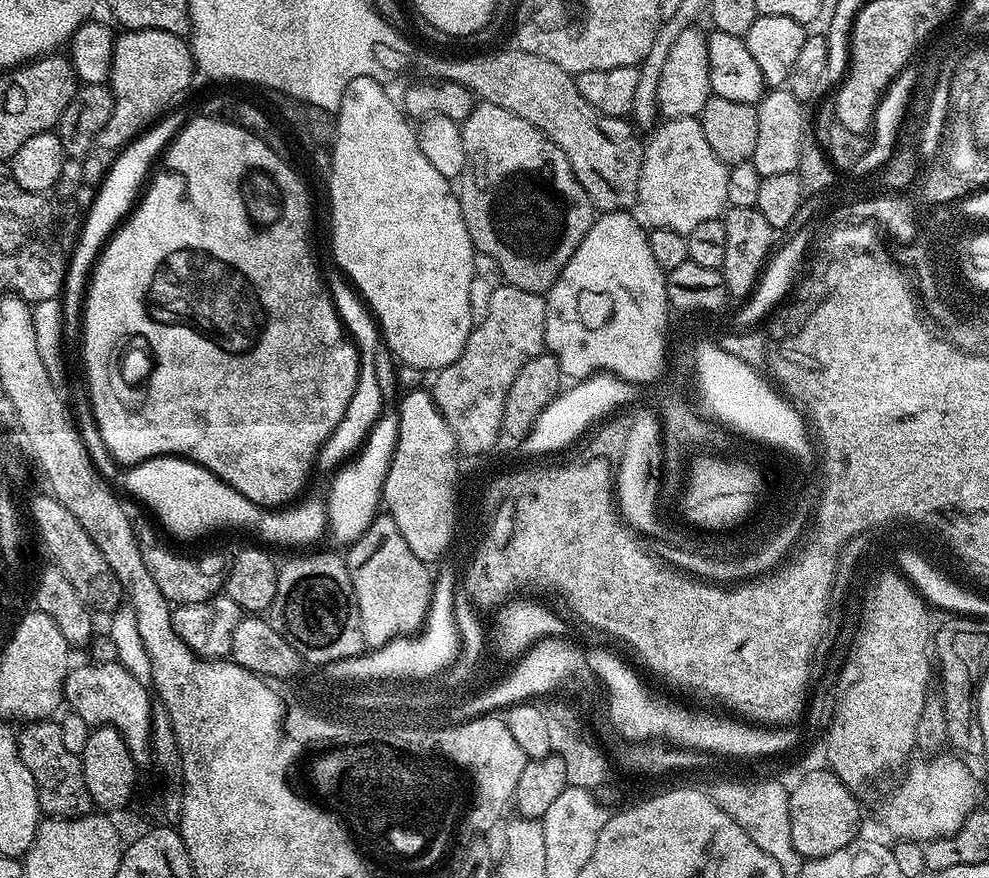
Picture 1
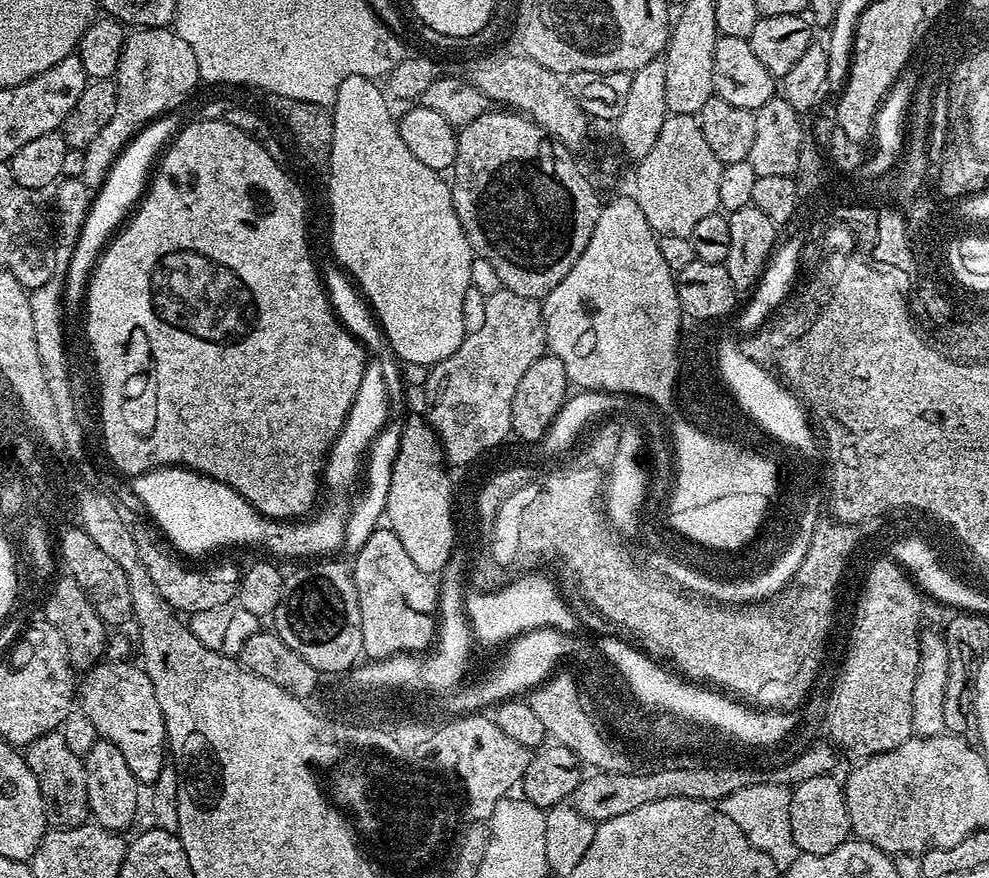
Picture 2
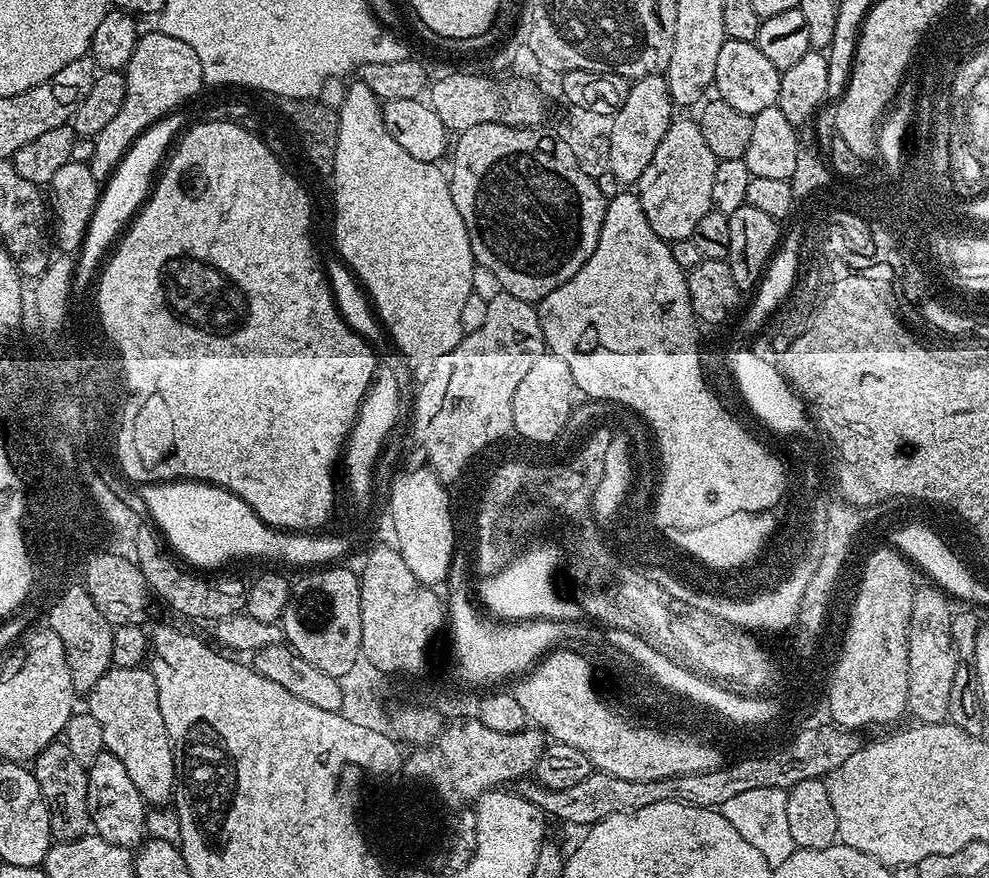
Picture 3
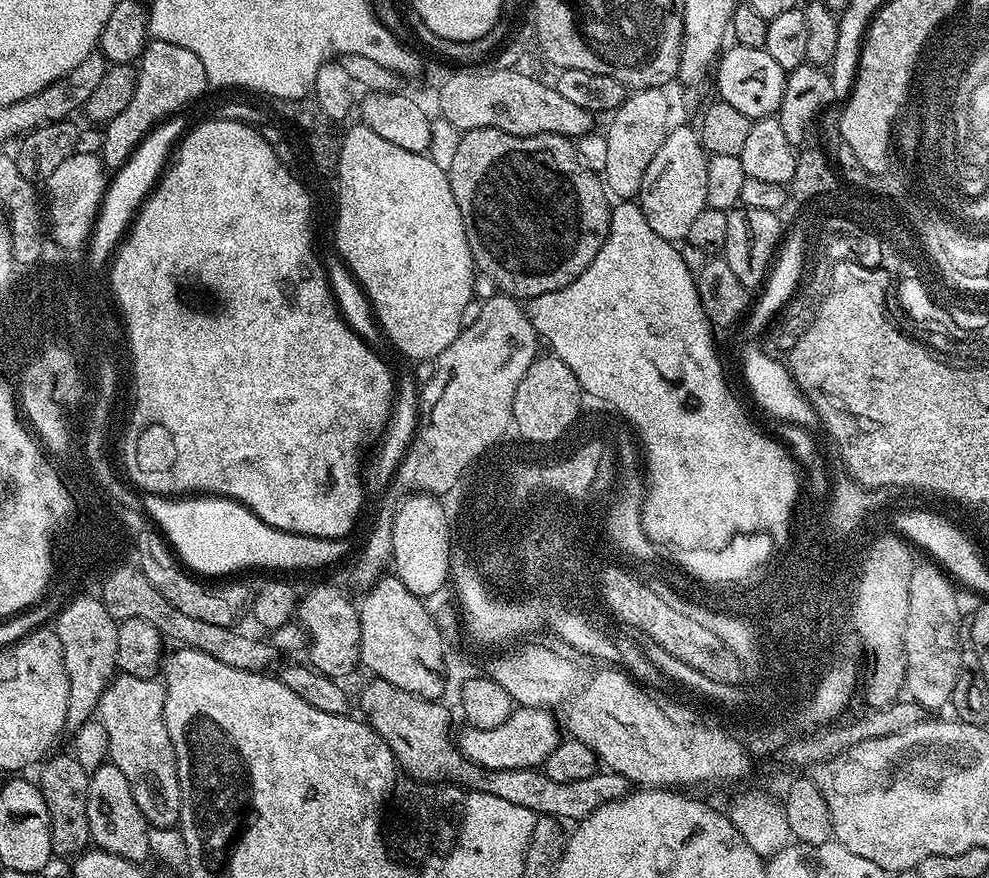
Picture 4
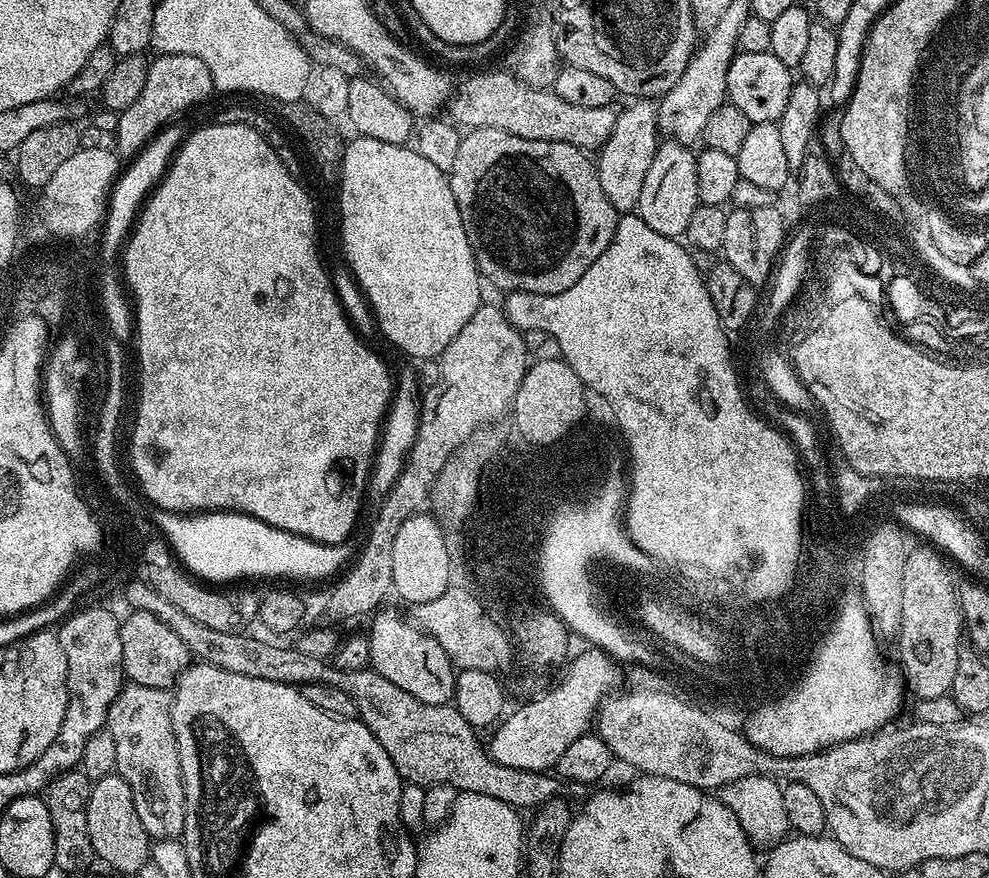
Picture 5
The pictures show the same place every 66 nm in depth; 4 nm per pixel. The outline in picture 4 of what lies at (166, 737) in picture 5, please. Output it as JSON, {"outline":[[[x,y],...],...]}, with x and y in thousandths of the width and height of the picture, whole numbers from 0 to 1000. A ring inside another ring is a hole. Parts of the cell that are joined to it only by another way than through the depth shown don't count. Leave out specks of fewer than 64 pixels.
{"outline":[[[118,769],[109,778],[108,786],[103,790],[99,819],[103,822],[103,827],[107,827],[107,837],[110,841],[109,866],[115,872],[119,872],[119,877],[123,877],[127,891],[131,891],[131,901],[135,904],[135,913],[140,913],[140,923],[144,923],[144,927],[155,943],[179,942],[184,900],[180,891],[176,850],[172,845],[172,836],[168,831],[165,778],[155,771]]]}

